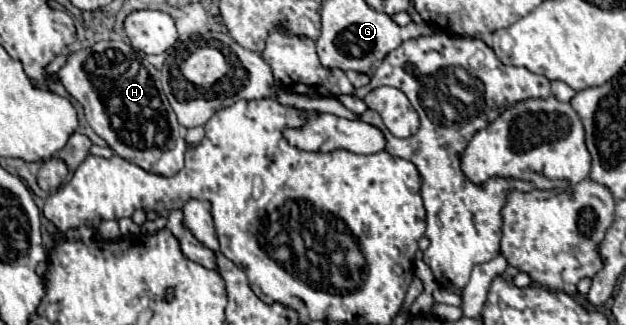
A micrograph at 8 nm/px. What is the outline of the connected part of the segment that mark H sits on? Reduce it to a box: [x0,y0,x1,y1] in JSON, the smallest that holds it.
[58,41,186,177]

